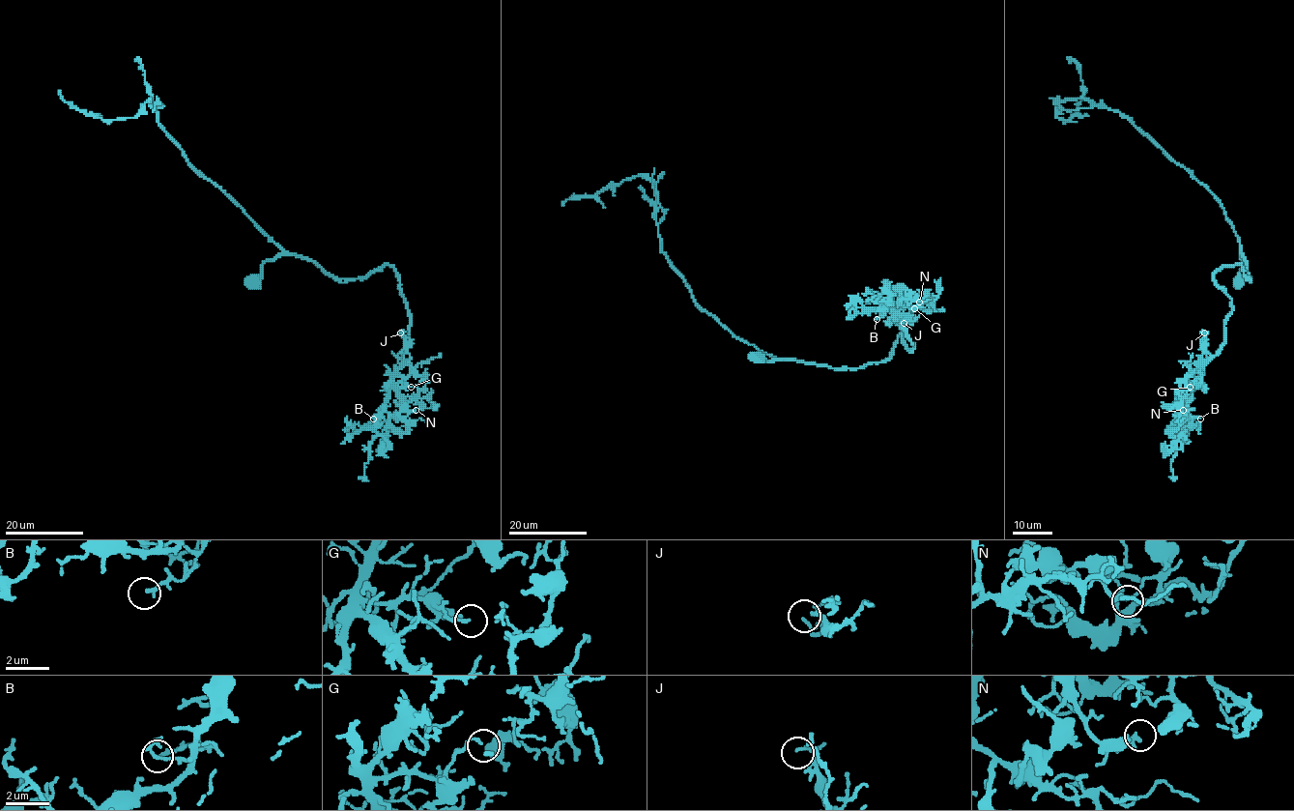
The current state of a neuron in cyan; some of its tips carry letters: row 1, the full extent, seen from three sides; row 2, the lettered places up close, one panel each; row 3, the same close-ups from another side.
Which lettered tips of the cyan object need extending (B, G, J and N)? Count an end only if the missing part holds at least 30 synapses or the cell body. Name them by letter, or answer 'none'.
none

